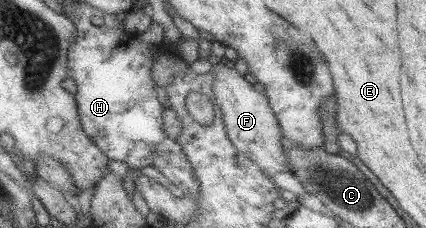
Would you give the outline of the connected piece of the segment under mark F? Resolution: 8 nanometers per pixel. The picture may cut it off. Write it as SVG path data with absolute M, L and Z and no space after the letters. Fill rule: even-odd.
M220 60L213 68L213 86L215 104L221 111L224 130L233 147L255 164L267 178L279 172L290 170L286 160L286 149L282 146L280 125L273 116L265 94L253 90L237 71L228 69L224 60Z

